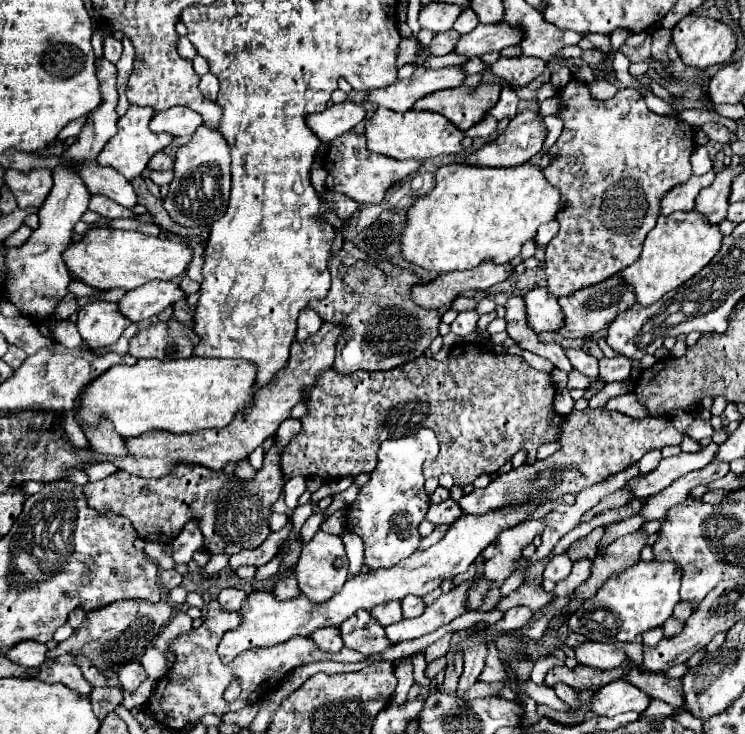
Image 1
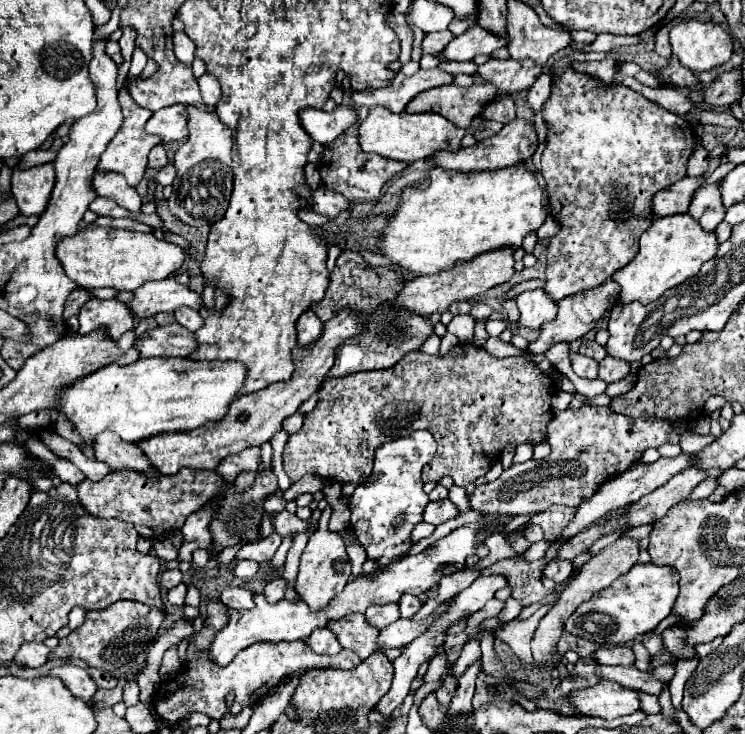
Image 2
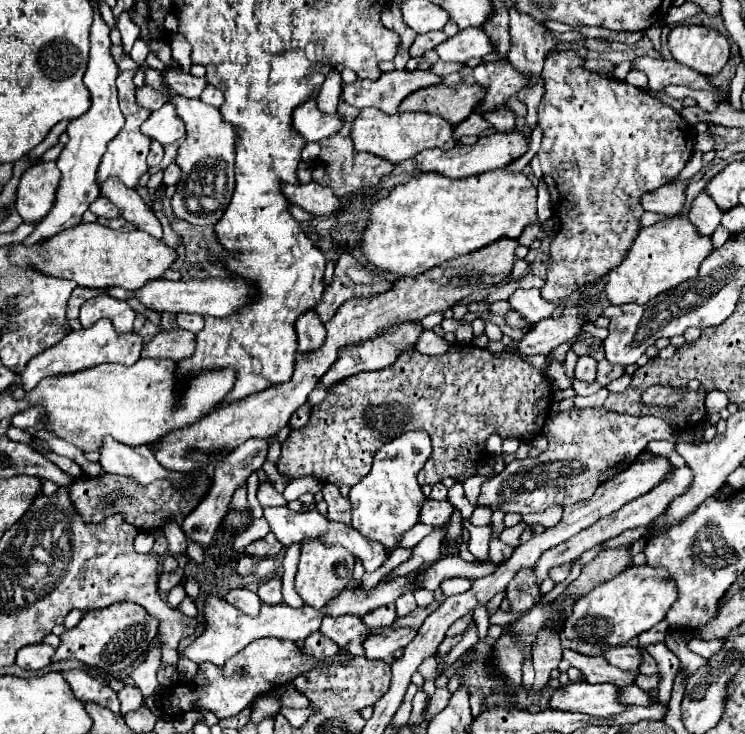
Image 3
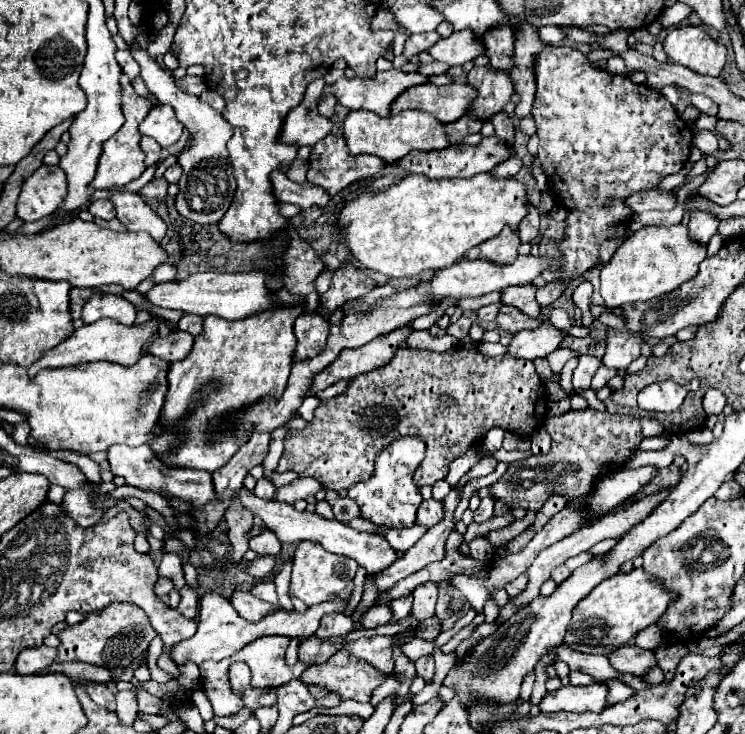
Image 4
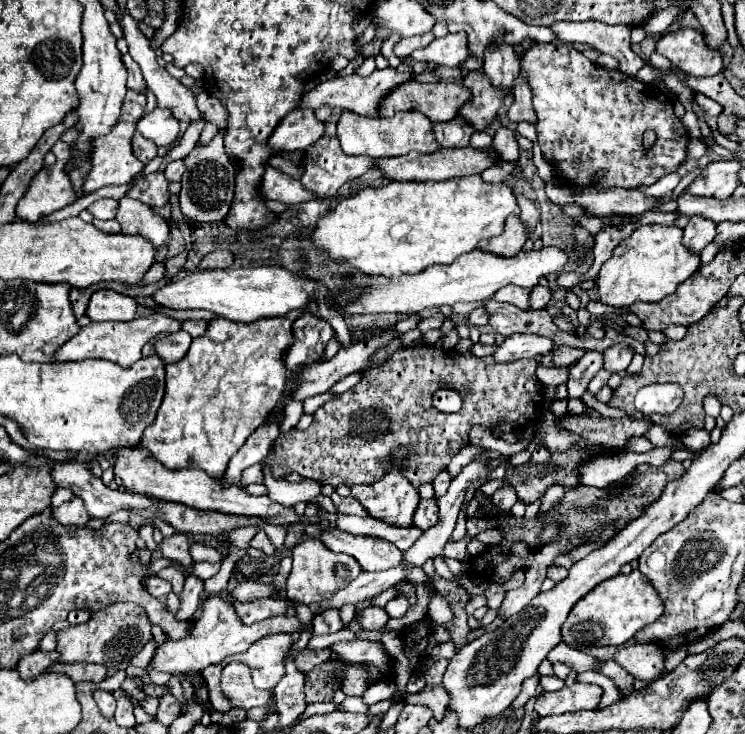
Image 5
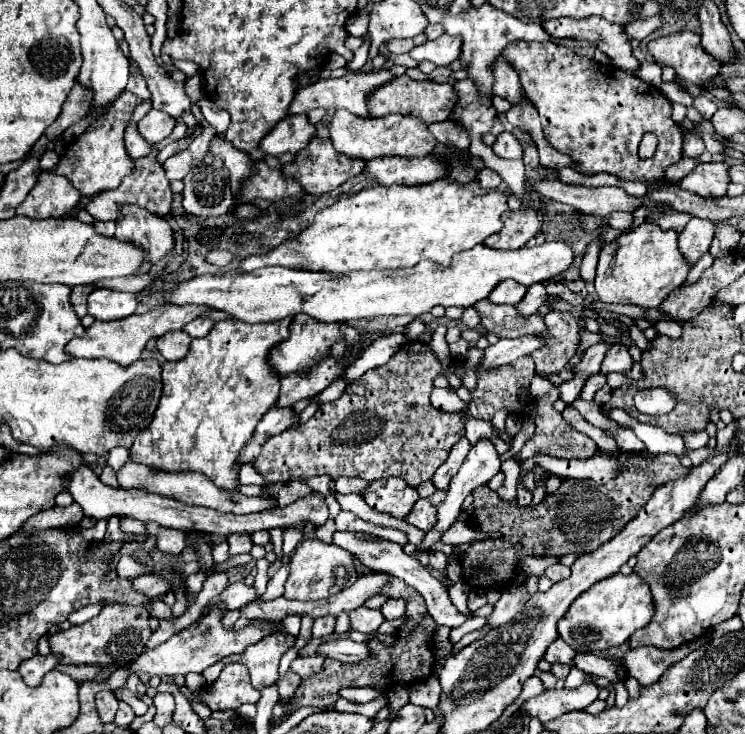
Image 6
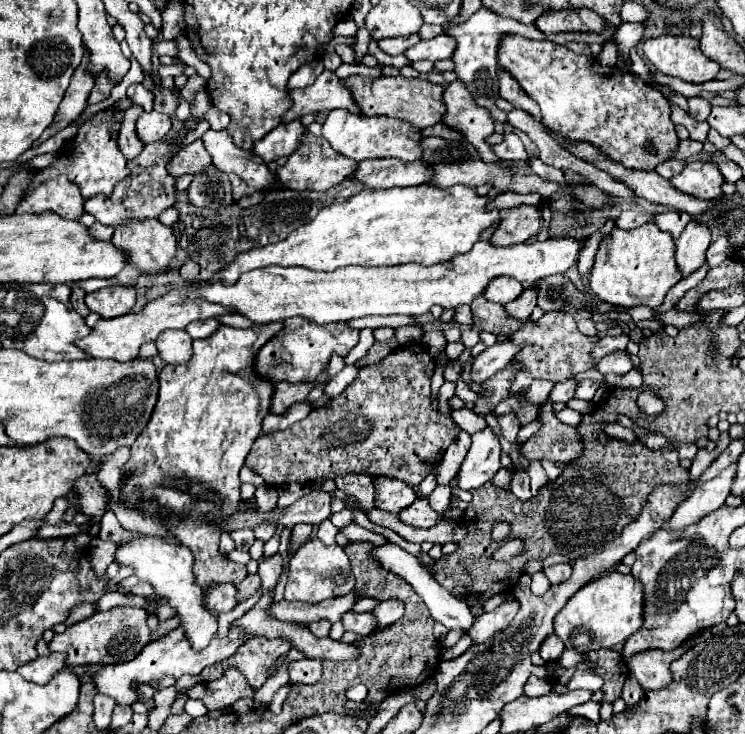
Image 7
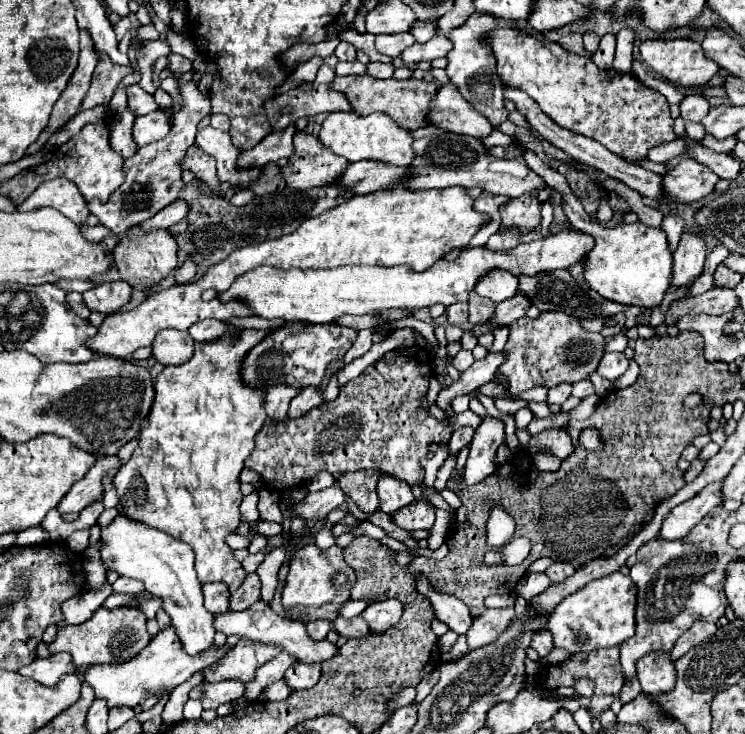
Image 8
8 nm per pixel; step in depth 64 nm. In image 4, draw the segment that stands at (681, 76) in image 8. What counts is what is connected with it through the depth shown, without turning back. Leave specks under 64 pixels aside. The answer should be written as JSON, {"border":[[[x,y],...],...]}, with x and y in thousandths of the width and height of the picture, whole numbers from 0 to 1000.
{"border":[[[942,35],[902,38],[891,54],[891,71],[899,84],[950,104],[966,104],[974,87],[974,63],[956,52]]]}

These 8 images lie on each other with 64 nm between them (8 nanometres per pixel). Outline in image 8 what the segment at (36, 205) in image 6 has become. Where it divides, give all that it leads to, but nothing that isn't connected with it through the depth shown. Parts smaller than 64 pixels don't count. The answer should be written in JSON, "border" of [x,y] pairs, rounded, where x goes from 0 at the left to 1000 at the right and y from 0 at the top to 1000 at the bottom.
{"border":[[[86,243],[56,248],[30,278],[24,278],[24,286],[38,289],[38,286],[59,283],[59,281],[75,283],[78,289],[83,289],[89,297],[94,297],[102,305],[110,305],[115,294],[121,292],[115,283],[115,272],[110,270],[102,251]]]}

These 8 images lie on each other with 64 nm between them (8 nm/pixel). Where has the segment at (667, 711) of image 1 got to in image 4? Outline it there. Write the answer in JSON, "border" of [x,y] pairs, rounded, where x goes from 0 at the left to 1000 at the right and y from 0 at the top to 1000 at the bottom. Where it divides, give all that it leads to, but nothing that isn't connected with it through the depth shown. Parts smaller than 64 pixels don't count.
{"border":[[[827,926],[827,929],[813,929],[813,932],[816,932],[815,956],[817,962],[830,959],[830,956],[838,956],[838,954],[843,954],[843,951],[848,951],[848,948],[854,946],[846,935],[835,932],[832,926]]]}

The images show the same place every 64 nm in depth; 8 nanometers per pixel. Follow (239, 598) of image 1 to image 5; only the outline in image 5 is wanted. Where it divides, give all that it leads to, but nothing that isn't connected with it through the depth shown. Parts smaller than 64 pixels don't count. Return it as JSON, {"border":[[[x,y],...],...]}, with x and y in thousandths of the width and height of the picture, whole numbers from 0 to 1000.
{"border":[[[349,815],[349,817],[328,820],[328,823],[314,823],[314,828],[328,850],[341,850],[341,847],[357,845],[362,839],[384,837],[387,820],[381,820],[376,815]]]}

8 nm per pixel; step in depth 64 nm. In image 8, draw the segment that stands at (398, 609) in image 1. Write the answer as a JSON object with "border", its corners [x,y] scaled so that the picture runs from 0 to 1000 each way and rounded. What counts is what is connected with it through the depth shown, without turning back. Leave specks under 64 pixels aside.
{"border":[[[483,839],[478,842],[454,842],[448,845],[448,853],[454,858],[456,866],[464,866],[464,869],[489,869],[497,864],[497,856],[494,856],[494,847],[491,845],[483,845]]]}

